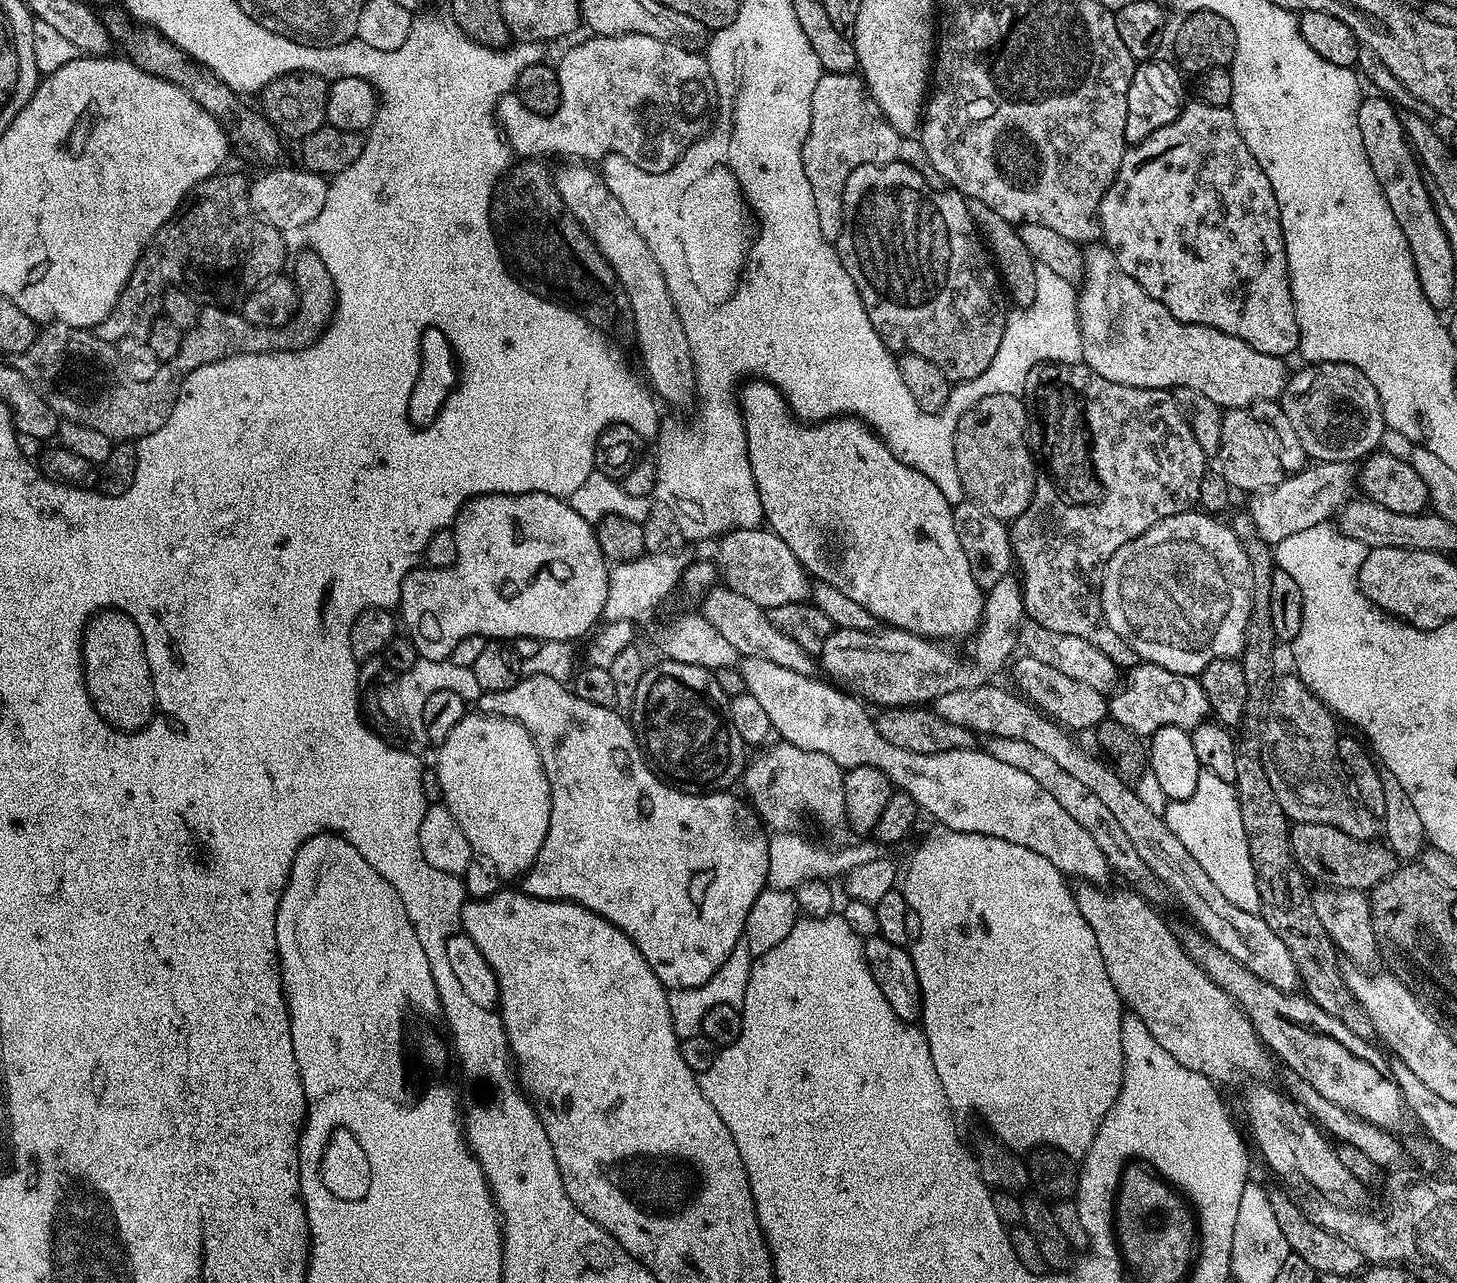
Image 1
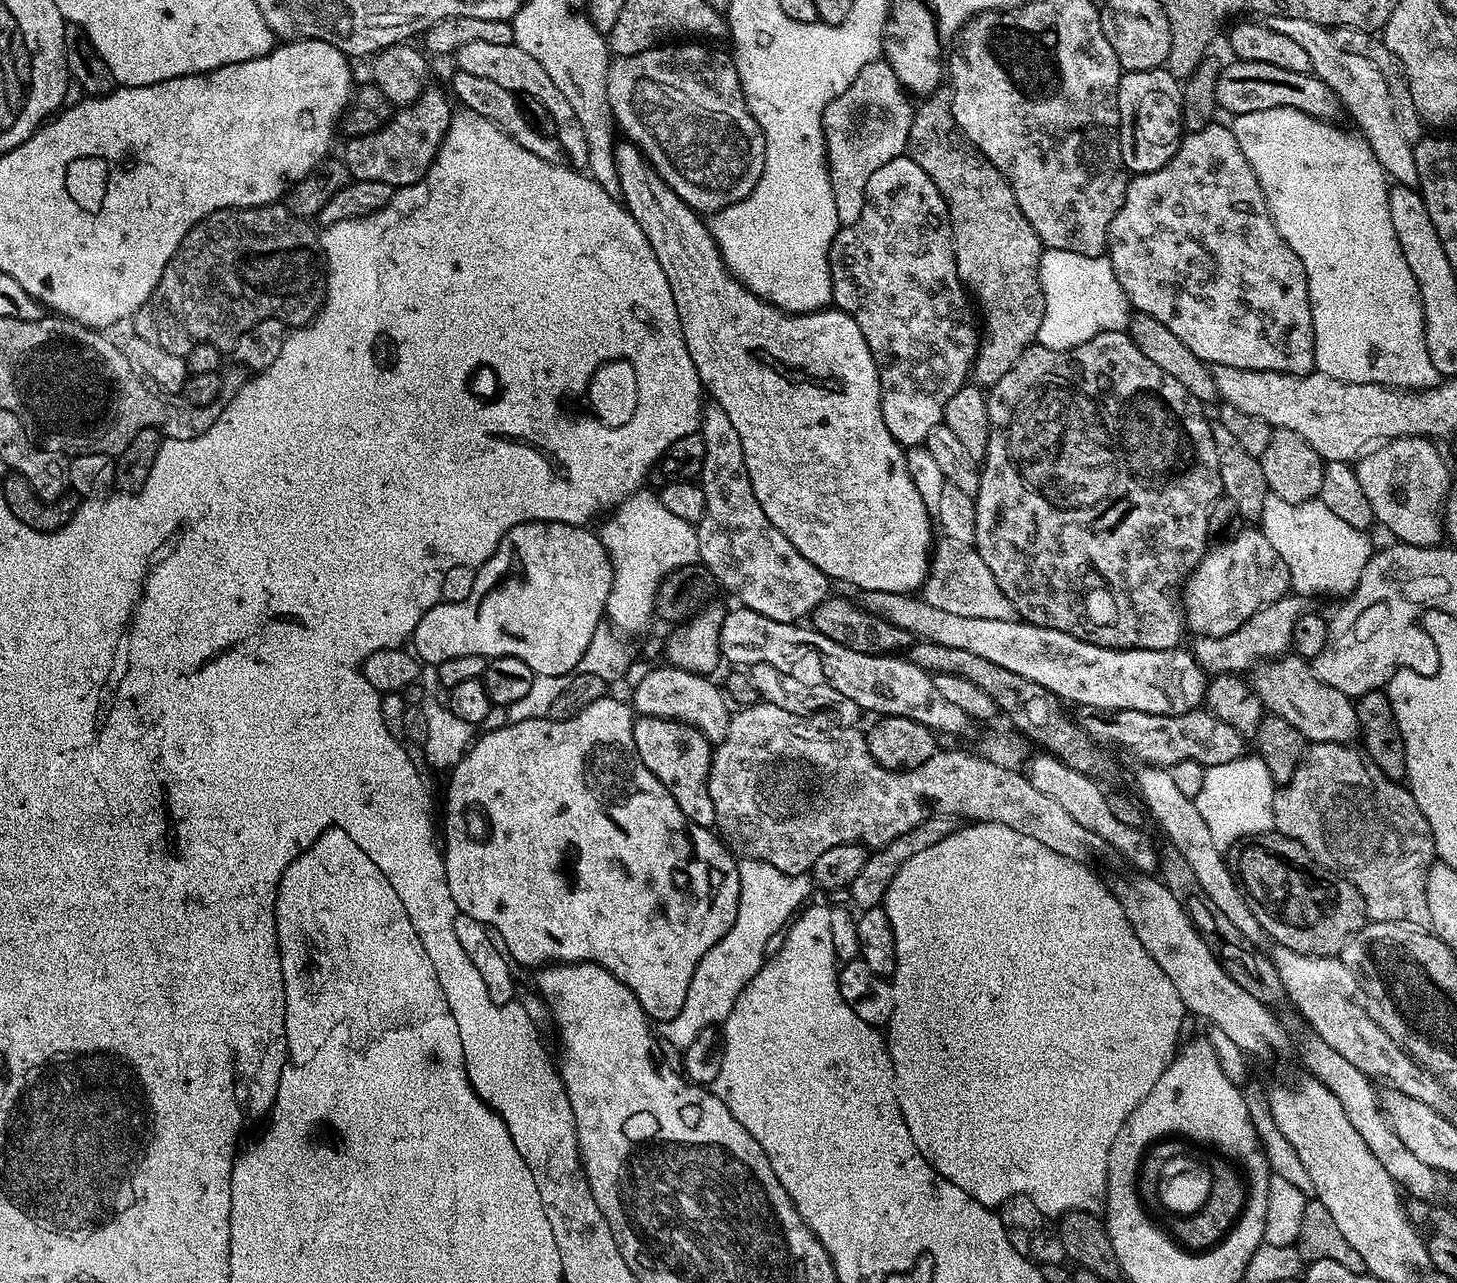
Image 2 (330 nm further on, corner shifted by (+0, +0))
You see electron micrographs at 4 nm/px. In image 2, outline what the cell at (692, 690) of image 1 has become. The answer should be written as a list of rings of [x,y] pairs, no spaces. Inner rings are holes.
[[[637,715],[632,721],[632,729],[634,746],[638,746],[638,754],[646,770],[650,770],[650,774],[654,774],[654,778],[658,778],[666,790],[670,790],[670,798],[678,802],[678,810],[682,810],[690,822],[703,828],[712,828],[716,815],[708,789],[708,774],[712,770],[713,745],[689,724],[657,716]]]

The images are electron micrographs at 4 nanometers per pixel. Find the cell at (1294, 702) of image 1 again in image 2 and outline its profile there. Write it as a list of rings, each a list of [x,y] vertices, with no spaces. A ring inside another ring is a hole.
[[[1338,742],[1309,743],[1294,776],[1277,787],[1272,809],[1275,831],[1296,840],[1319,864],[1351,882],[1364,895],[1369,921],[1420,926],[1428,920],[1426,874],[1436,856],[1430,822],[1418,810],[1418,802],[1407,787],[1373,770],[1359,747]]]

